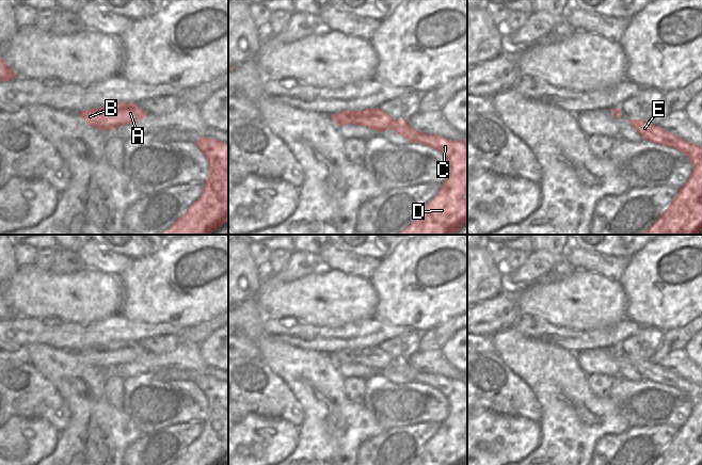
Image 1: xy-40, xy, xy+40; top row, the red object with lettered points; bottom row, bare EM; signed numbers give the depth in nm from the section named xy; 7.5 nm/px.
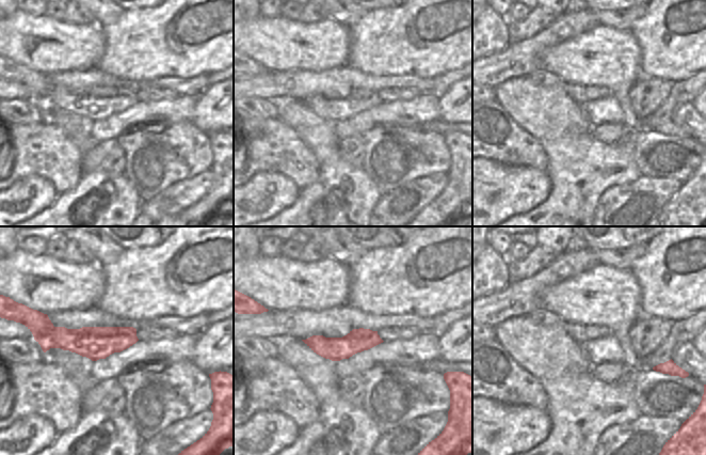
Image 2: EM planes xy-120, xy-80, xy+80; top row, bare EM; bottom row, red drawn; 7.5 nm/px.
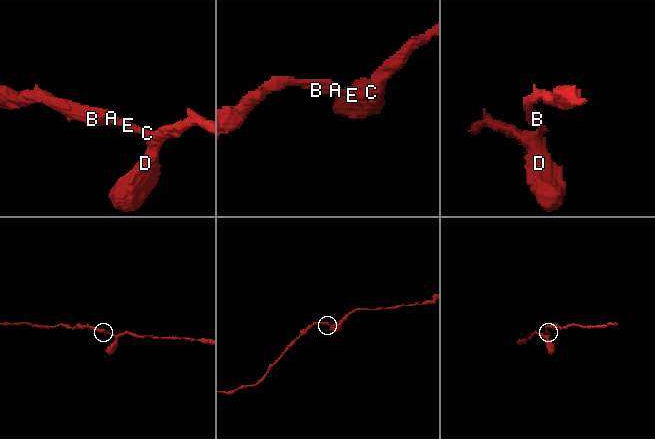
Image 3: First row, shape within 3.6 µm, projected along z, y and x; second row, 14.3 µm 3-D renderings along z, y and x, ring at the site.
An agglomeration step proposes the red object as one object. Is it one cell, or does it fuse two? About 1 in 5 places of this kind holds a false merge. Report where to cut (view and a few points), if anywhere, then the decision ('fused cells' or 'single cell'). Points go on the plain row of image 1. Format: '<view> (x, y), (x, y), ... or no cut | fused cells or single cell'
no cut | single cell

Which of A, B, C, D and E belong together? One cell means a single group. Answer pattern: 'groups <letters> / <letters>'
groups A B C D E

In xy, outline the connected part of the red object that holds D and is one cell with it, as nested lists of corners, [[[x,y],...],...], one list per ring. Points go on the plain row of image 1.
[[[380,347],[363,350],[339,350],[331,354],[337,365],[352,363],[365,365],[378,371],[393,369],[409,379],[409,382],[420,382],[440,390],[449,402],[449,415],[441,423],[438,432],[426,444],[415,460],[409,465],[464,465],[467,462],[467,444],[464,436],[467,429],[467,384],[465,379],[450,380],[444,375],[418,371],[412,367],[406,358],[394,358]]]

